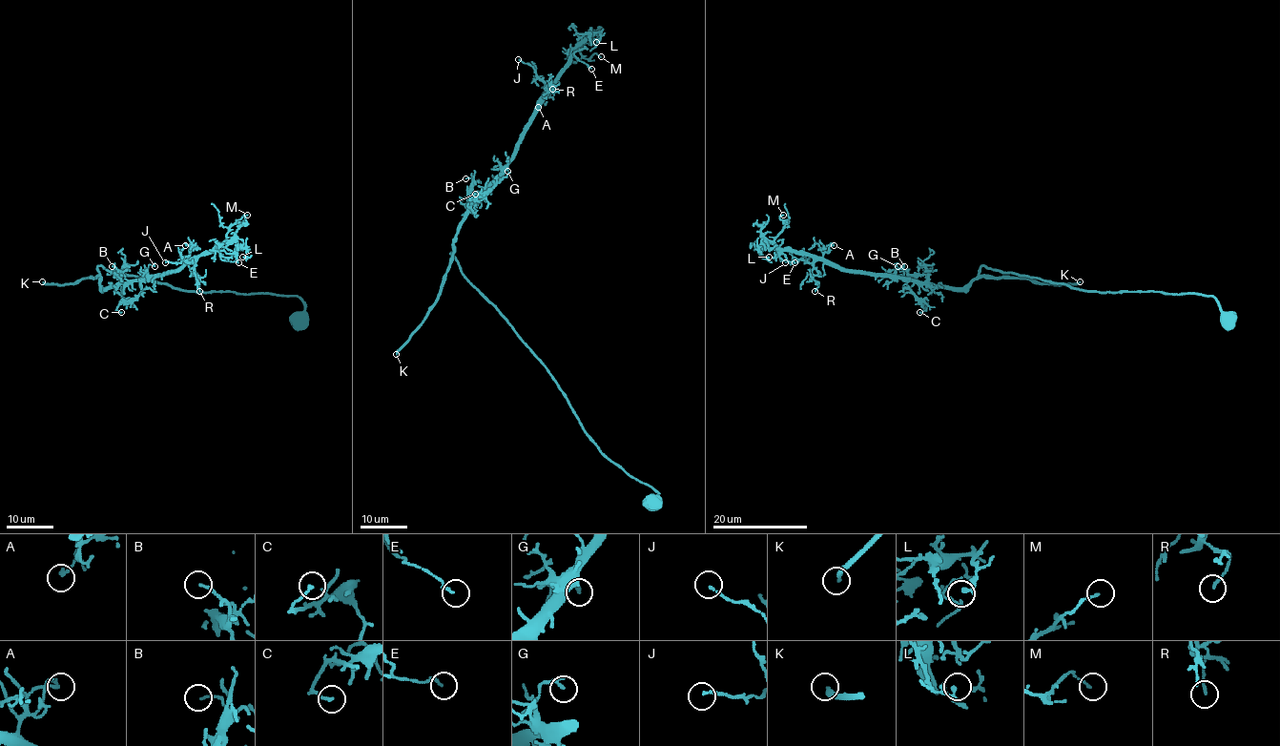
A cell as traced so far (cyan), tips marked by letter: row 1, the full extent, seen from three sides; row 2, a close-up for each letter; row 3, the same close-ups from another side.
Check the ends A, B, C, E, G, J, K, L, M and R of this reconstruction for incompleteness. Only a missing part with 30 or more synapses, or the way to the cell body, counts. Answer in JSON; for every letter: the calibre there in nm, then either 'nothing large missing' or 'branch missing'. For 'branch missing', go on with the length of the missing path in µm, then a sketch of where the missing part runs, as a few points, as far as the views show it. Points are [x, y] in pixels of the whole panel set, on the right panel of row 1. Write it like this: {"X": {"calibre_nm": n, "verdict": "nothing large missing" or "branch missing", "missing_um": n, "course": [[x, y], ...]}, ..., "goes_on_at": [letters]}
{"A": {"calibre_nm": 180, "verdict": "nothing large missing"}, "B": {"calibre_nm": 120, "verdict": "nothing large missing"}, "C": {"calibre_nm": 150, "verdict": "nothing large missing"}, "E": {"calibre_nm": 140, "verdict": "nothing large missing"}, "G": {"calibre_nm": 80, "verdict": "nothing large missing"}, "J": {"calibre_nm": 120, "verdict": "nothing large missing"}, "K": {"calibre_nm": 240, "verdict": "branch missing", "missing_um": 60, "course": [[1080, 281], [1100, 265], [1093, 268], [1083, 263], [1081, 291], [1085, 296], [1087, 327], [1094, 333], [1088, 332]]}, "L": {"calibre_nm": 180, "verdict": "nothing large missing"}, "M": {"calibre_nm": 110, "verdict": "nothing large missing"}, "R": {"calibre_nm": 130, "verdict": "nothing large missing"}, "goes_on_at": ["K"]}

